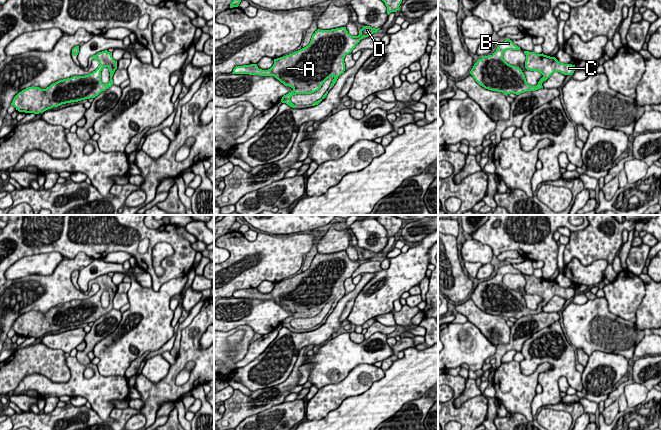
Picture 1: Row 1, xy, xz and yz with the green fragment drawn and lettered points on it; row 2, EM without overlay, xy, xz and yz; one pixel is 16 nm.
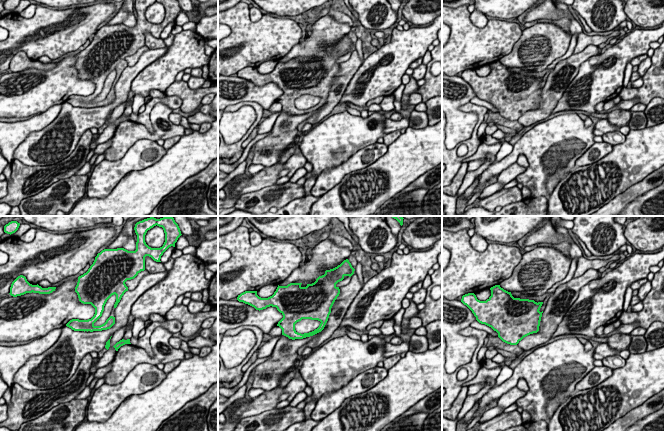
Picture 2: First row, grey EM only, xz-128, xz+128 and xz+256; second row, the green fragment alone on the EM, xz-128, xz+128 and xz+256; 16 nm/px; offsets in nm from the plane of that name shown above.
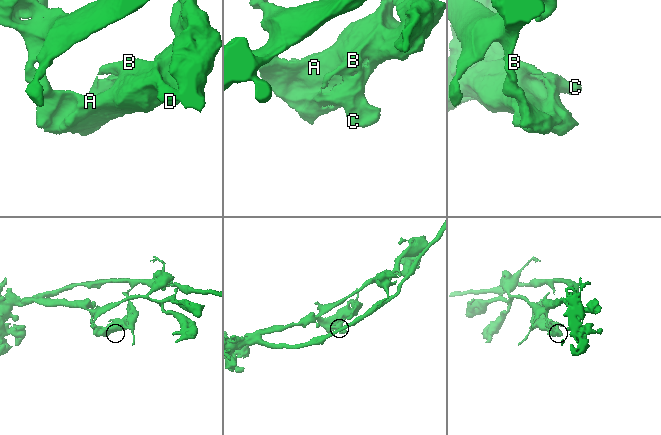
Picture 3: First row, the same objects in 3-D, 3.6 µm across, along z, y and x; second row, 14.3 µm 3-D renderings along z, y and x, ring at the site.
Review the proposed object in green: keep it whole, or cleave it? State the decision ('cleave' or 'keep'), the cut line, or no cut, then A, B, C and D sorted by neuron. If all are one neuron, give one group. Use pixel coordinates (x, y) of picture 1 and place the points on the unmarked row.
keep | no cut | A B C D

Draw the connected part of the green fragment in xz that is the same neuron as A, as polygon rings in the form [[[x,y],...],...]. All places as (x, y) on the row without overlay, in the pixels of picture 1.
[[[363,250],[358,260],[351,260],[346,251],[318,253],[306,271],[274,283],[270,293],[262,294],[257,288],[250,288],[236,290],[232,297],[274,300],[293,313],[282,321],[281,326],[295,332],[297,329],[290,324],[293,319],[314,317],[331,300],[334,303],[330,310],[334,310],[338,301],[345,295],[345,280],[352,276],[362,262],[377,257],[379,253]]]

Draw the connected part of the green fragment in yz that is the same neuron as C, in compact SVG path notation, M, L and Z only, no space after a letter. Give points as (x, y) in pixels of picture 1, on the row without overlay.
M506 263L498 268L492 279L482 280L474 288L470 298L480 310L506 319L510 317L519 319L543 312L542 307L554 296L571 299L575 295L575 289L561 287L555 281L524 275L525 292L530 295L538 295L543 299L536 310L531 310L527 307L525 299L519 291L510 289L503 283L503 277L506 274L520 274L520 271L515 269L512 264Z

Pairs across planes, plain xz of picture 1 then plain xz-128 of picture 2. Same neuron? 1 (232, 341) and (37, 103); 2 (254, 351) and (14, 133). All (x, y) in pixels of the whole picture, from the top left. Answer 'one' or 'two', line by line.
1: one
2: one

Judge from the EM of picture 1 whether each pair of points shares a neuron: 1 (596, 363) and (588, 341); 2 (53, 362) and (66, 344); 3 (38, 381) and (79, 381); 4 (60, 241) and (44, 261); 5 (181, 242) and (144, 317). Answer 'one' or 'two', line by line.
1: two
2: two
3: one
4: two
5: two

